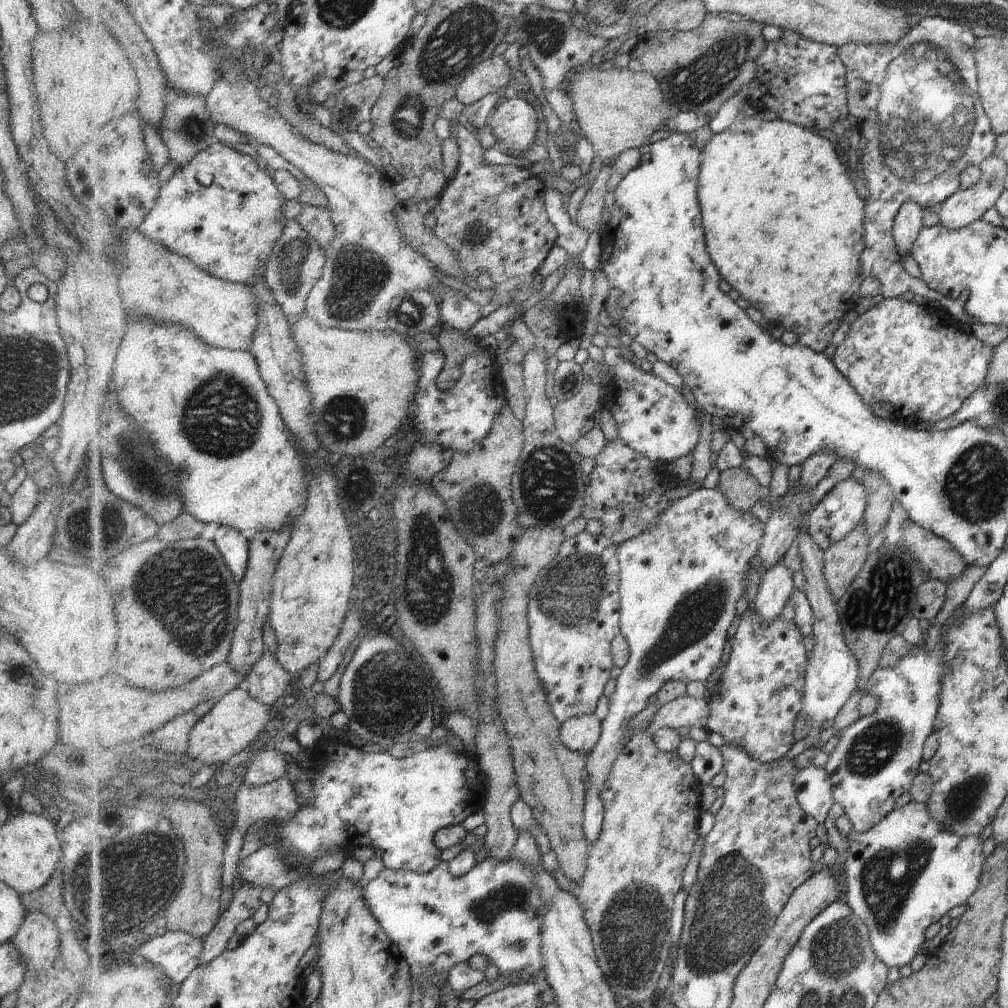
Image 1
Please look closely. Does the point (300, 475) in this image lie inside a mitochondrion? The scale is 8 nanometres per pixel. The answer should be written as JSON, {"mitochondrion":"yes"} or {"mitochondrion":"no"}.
{"mitochondrion":"no"}

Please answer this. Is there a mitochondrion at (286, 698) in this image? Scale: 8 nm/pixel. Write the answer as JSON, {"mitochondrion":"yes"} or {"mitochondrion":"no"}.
{"mitochondrion":"no"}

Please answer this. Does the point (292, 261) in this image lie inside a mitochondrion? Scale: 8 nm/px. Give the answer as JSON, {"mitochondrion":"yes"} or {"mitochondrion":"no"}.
{"mitochondrion":"yes"}

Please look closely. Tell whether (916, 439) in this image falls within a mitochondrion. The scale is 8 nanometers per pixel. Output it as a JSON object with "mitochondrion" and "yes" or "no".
{"mitochondrion":"no"}

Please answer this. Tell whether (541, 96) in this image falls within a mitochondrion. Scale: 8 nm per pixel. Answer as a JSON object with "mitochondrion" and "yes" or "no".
{"mitochondrion":"no"}

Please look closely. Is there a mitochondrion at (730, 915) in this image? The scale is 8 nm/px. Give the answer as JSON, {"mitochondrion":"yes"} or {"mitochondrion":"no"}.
{"mitochondrion":"yes"}

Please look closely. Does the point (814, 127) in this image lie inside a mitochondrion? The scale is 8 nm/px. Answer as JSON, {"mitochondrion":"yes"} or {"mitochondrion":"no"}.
{"mitochondrion":"no"}

